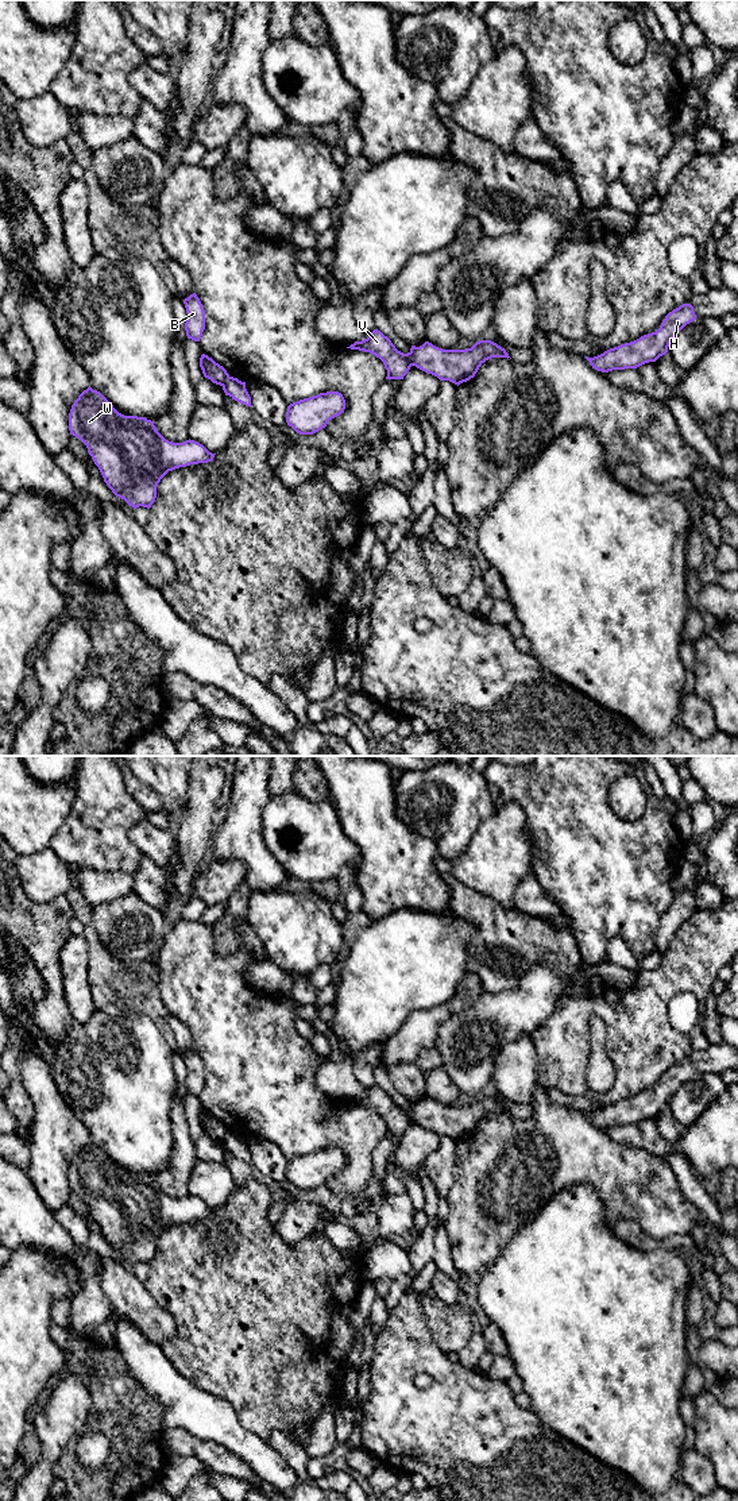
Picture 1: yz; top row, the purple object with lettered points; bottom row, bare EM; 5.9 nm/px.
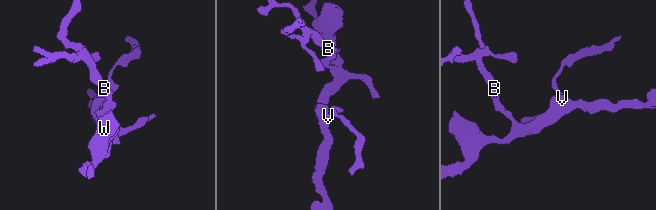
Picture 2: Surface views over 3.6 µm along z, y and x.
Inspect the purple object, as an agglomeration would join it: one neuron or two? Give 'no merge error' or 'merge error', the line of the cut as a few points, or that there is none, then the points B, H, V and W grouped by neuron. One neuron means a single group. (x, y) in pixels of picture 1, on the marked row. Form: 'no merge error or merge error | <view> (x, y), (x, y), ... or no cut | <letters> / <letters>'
merge error | yz (228, 375), (220, 385) | B / H V W

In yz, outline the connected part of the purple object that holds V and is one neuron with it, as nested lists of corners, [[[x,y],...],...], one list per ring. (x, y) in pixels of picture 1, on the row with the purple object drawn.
[[[378,329],[347,348],[370,352],[379,358],[387,370],[386,379],[403,379],[410,367],[416,366],[457,386],[474,378],[486,360],[510,358],[505,348],[491,340],[479,340],[467,350],[443,350],[425,342],[420,347],[411,346],[410,351],[403,354]]]

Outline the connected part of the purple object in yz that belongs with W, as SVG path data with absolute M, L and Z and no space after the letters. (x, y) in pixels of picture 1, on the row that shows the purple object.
M90 386L72 405L69 431L86 445L112 493L134 509L151 508L157 498L157 486L169 471L212 462L216 455L190 439L183 443L166 440L157 431L154 421L119 413L100 391Z

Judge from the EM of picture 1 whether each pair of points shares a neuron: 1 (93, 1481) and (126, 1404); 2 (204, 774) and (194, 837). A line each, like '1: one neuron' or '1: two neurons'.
1: one neuron
2: one neuron

